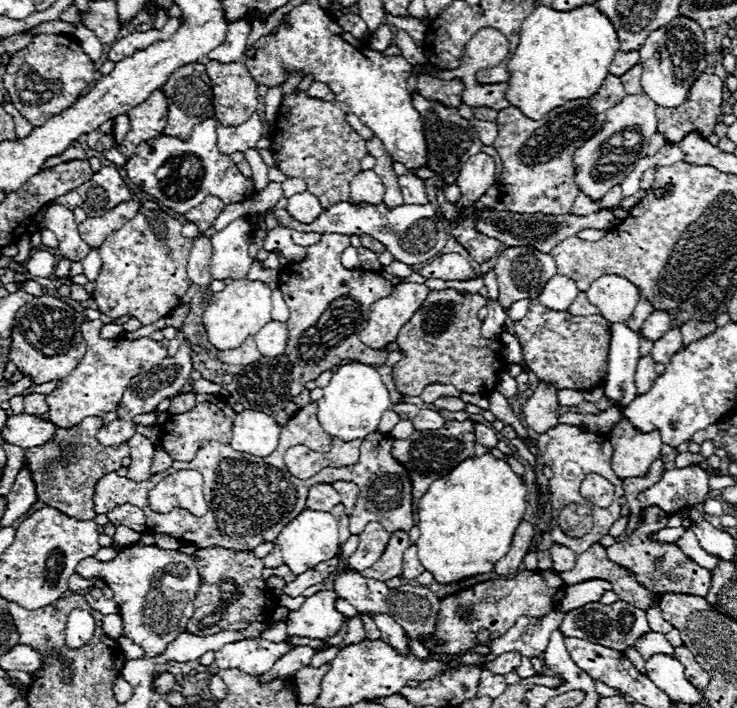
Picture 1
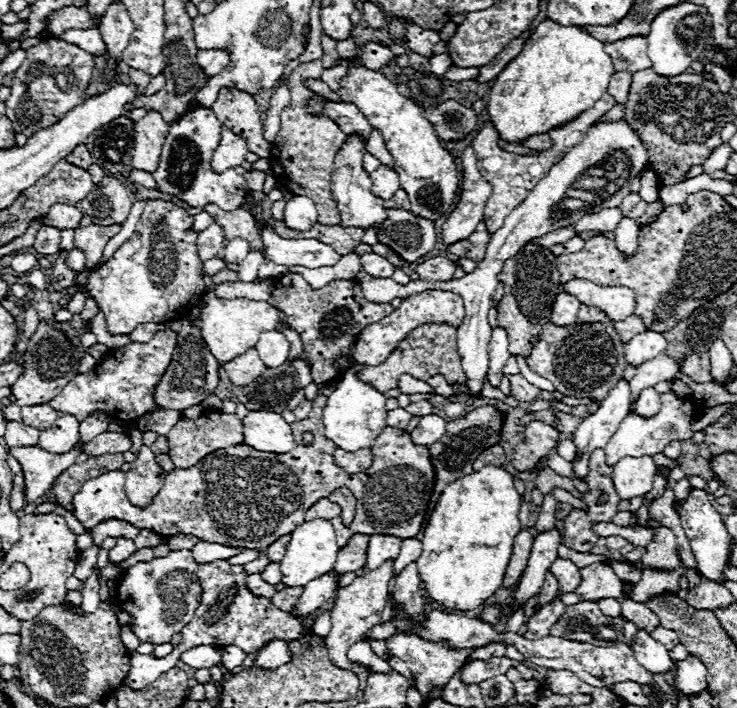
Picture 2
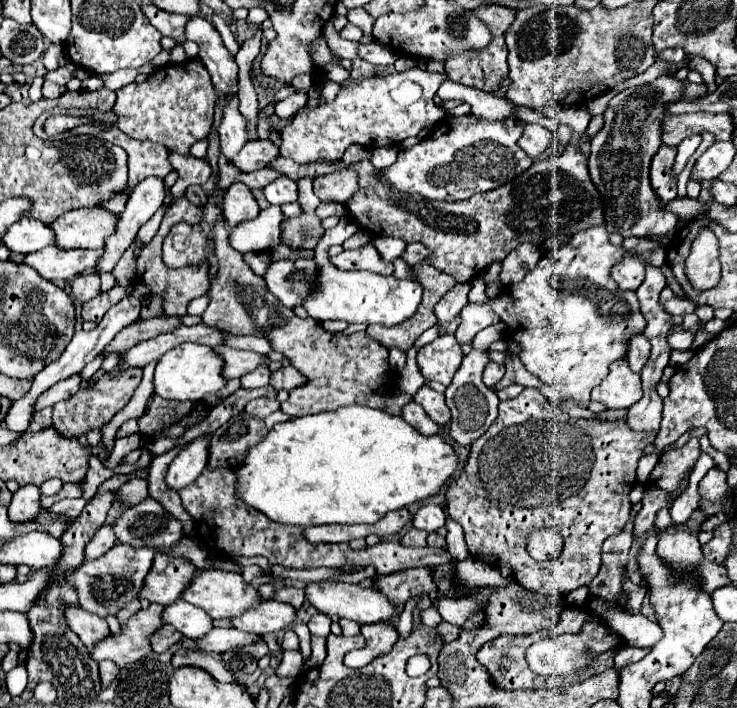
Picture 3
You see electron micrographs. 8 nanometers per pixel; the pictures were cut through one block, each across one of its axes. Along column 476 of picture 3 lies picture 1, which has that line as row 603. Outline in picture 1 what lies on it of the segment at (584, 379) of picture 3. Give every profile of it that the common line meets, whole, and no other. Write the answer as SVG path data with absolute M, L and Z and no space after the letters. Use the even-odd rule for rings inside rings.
M324 590L306 598L298 610L288 614L288 634L318 640L334 636L344 622L344 616L334 610L334 598L336 594L332 590Z

